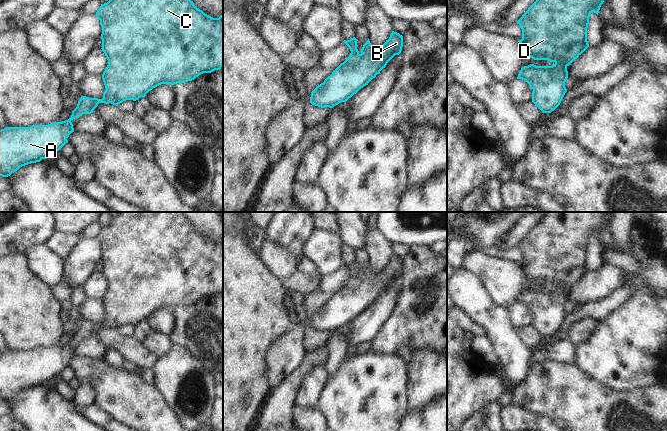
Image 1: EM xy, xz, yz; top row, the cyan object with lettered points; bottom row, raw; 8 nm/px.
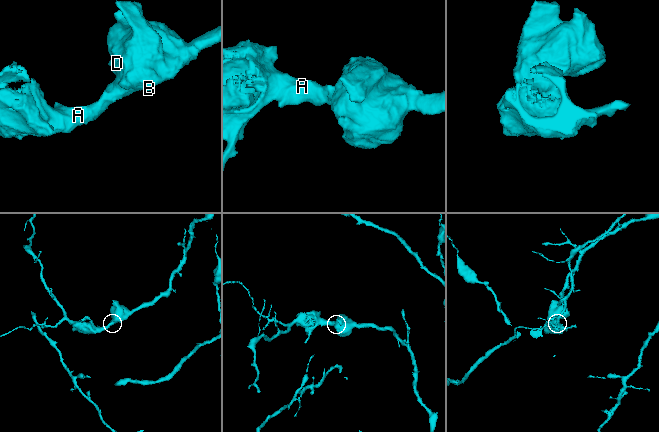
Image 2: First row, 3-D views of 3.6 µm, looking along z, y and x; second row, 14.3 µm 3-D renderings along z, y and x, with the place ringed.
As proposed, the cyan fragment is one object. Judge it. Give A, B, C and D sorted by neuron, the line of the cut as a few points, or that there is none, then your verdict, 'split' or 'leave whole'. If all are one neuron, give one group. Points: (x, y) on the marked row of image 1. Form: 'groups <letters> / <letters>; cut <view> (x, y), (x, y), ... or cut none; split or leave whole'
groups A B C D; cut none; leave whole

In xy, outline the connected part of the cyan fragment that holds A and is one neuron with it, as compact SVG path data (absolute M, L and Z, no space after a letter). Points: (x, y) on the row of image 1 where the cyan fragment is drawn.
M109 0L96 12L102 27L102 51L108 65L102 74L106 90L103 98L81 96L68 120L48 125L6 127L0 130L0 176L8 177L20 167L40 162L59 151L74 132L72 120L91 114L99 103L118 106L126 100L136 101L161 84L174 85L194 80L203 73L220 70L223 66L223 14L213 18L197 8L191 0Z

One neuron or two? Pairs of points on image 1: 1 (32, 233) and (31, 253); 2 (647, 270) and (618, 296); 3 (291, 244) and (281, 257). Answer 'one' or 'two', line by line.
1: two
2: one
3: two

